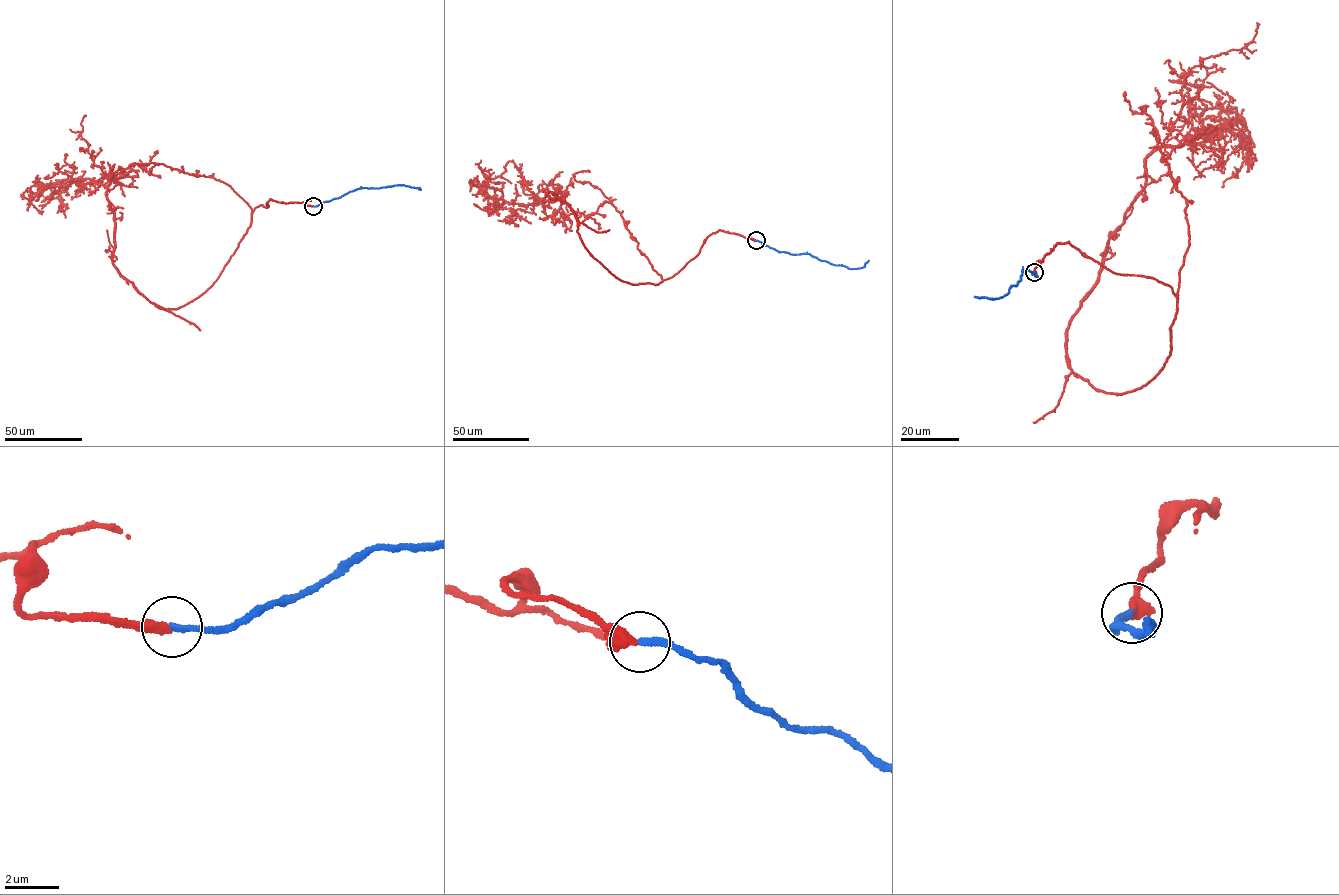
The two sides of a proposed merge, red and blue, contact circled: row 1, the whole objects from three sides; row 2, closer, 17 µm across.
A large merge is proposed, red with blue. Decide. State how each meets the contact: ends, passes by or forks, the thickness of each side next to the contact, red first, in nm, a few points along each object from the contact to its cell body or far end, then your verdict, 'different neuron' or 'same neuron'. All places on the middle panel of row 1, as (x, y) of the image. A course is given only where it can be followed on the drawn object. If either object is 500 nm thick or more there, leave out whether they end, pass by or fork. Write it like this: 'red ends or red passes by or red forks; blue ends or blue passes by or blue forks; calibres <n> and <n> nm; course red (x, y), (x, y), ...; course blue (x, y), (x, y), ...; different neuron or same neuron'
red ends; blue ends; calibres 440 and 240 nm; course red (756, 240), (719, 230), (670, 278), (631, 284), (586, 248), (558, 189), (509, 203), (488, 177); course blue (756, 240), (779, 251), (807, 254), (849, 268), (862, 268), (869, 260); same neuron

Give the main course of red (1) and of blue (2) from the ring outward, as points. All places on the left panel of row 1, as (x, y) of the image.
1: (313, 206), (256, 207), (217, 279), (166, 310), (113, 264), (106, 188), (40, 184), (30, 201), (42, 211)
2: (313, 206), (362, 188), (402, 185), (421, 189)

